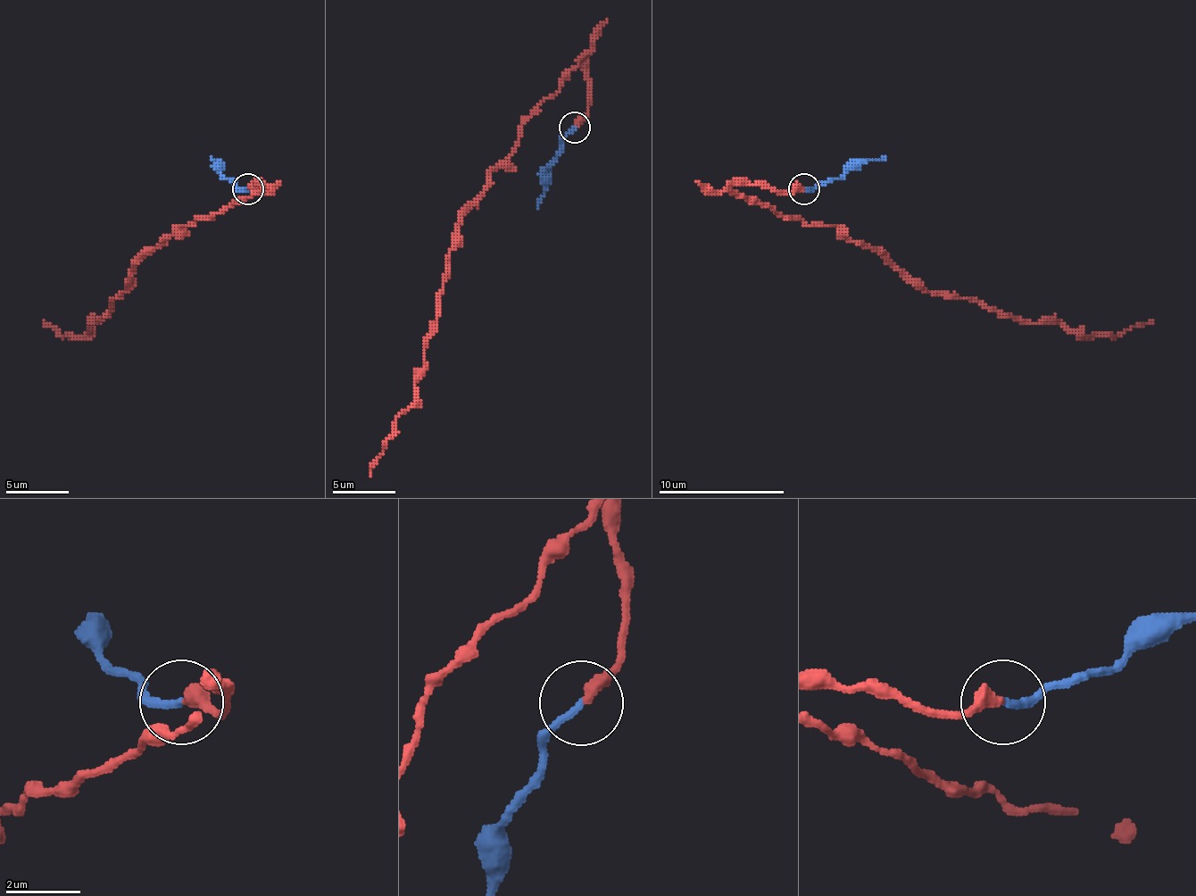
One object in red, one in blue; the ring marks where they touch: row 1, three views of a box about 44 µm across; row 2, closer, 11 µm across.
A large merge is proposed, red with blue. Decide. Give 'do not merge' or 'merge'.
merge

